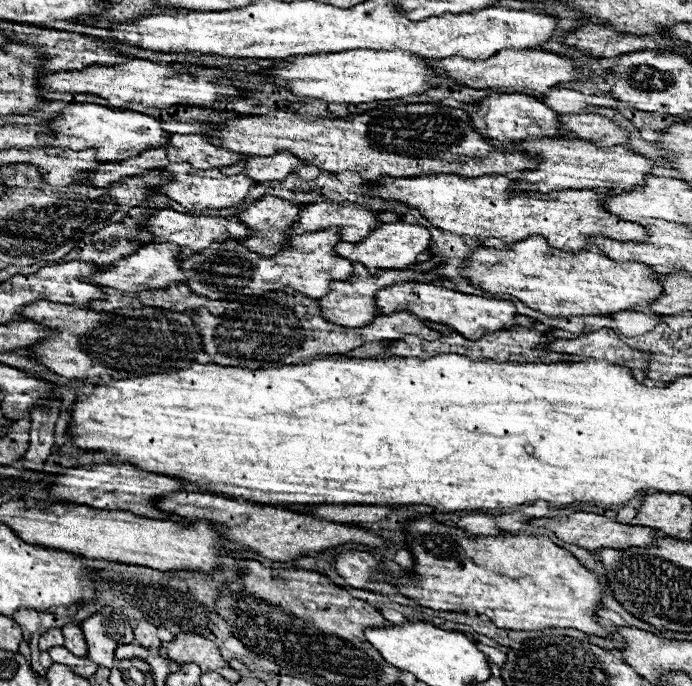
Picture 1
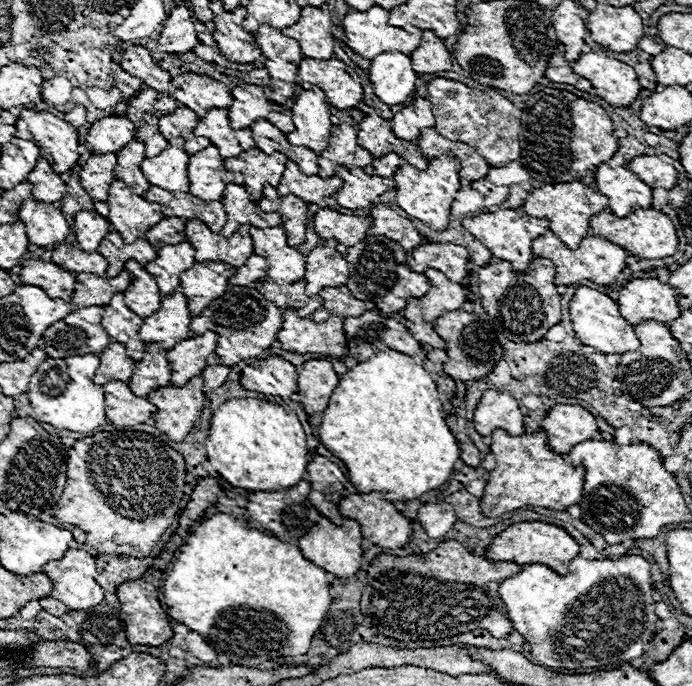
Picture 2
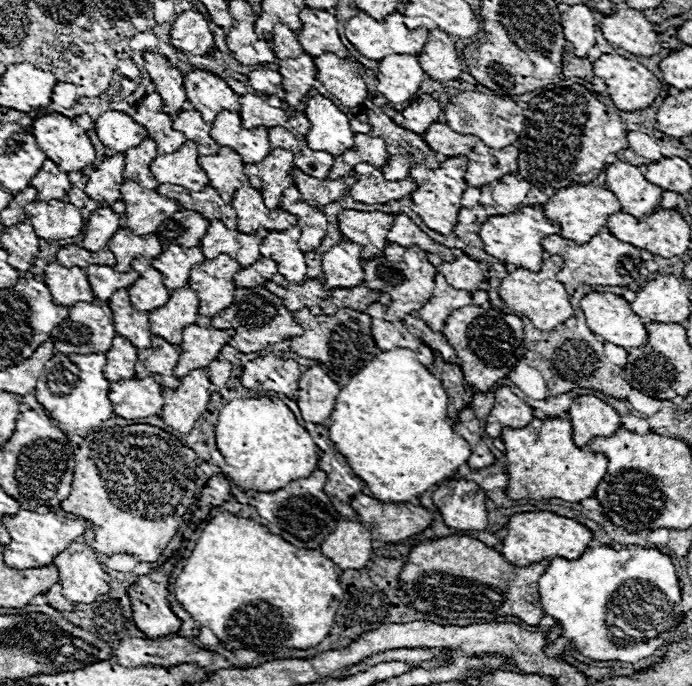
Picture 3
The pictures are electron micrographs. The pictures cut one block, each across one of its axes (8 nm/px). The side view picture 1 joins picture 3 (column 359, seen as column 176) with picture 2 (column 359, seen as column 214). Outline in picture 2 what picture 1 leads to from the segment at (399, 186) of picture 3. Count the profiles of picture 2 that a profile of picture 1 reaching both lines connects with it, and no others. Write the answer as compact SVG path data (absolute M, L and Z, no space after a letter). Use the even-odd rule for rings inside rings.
M336 166L336 176L344 180L342 188L334 196L342 208L350 210L366 208L374 202L374 198L378 198L388 190L388 186L384 186L384 178L368 176L360 168Z

